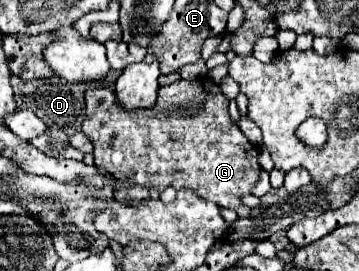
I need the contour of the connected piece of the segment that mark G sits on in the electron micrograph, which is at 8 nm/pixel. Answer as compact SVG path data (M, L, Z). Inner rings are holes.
M179 80L171 86L159 88L159 98L153 108L139 110L123 110L115 98L115 86L109 82L91 82L85 92L85 120L83 132L91 138L95 146L95 164L105 166L115 178L131 178L135 184L145 188L153 186L159 192L167 186L175 190L193 188L199 196L235 210L241 218L251 216L251 208L241 200L251 194L253 186L261 178L261 166L257 162L259 150L255 144L247 140L247 136L239 130L239 126L231 120L227 106L229 100L221 94L221 88L207 80Z

